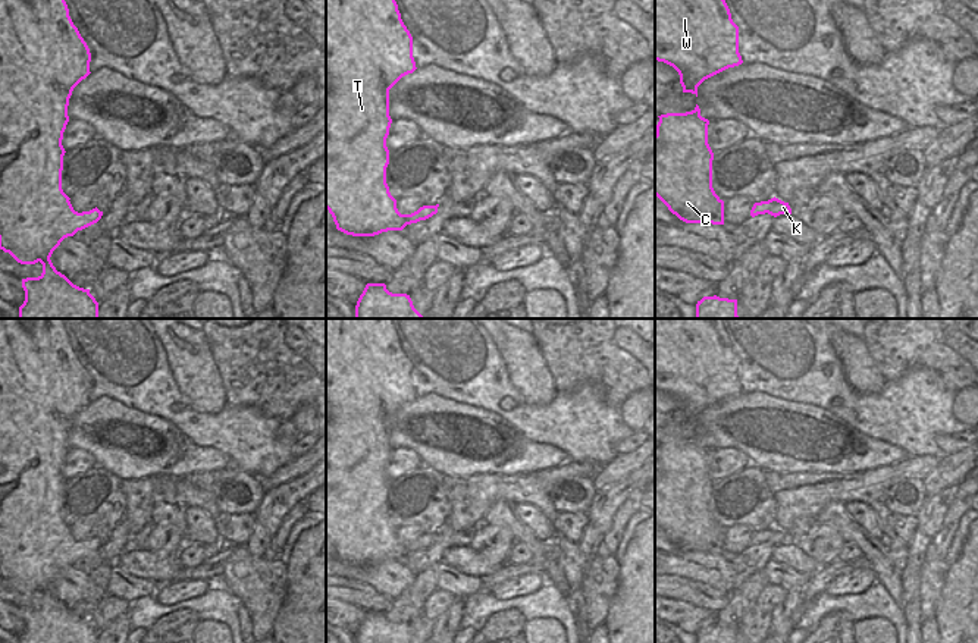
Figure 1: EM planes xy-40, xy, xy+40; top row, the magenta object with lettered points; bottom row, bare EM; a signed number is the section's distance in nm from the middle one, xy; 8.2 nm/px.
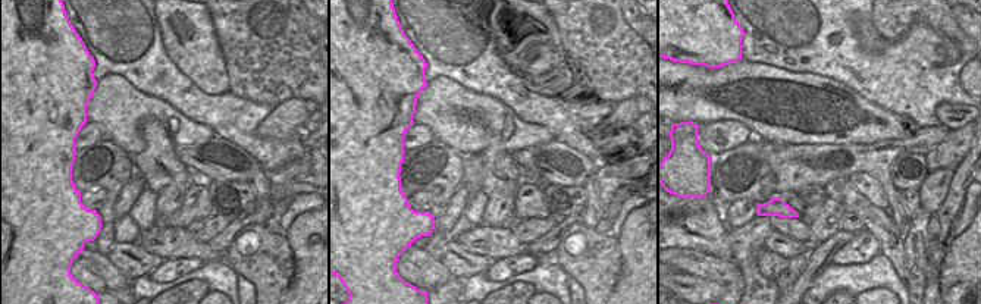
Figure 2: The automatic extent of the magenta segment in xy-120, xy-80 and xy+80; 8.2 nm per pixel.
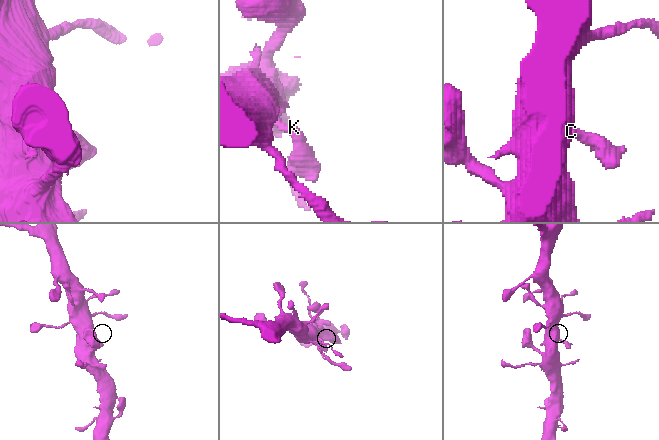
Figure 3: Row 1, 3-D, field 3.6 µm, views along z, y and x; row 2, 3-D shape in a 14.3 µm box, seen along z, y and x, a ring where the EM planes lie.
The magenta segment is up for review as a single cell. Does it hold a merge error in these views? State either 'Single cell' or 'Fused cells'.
Single cell

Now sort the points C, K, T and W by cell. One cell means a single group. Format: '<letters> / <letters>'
C K T W

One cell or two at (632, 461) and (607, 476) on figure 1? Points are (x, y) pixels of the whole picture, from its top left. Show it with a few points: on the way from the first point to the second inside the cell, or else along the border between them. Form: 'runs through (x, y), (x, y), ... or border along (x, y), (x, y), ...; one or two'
runs through (626, 464), (613, 473); one

